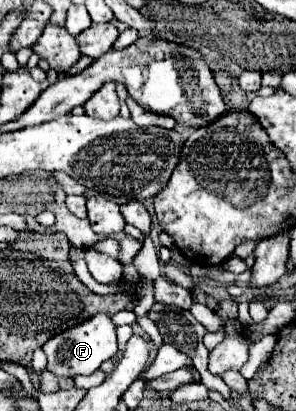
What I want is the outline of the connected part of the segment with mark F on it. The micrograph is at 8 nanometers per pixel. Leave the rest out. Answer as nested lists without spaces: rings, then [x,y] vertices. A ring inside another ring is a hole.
[[[98,313],[86,323],[78,327],[66,329],[44,343],[44,353],[48,357],[48,369],[56,377],[74,377],[74,375],[90,375],[94,373],[104,361],[112,359],[118,353],[118,339],[116,339],[116,325],[112,323],[108,313]]]

